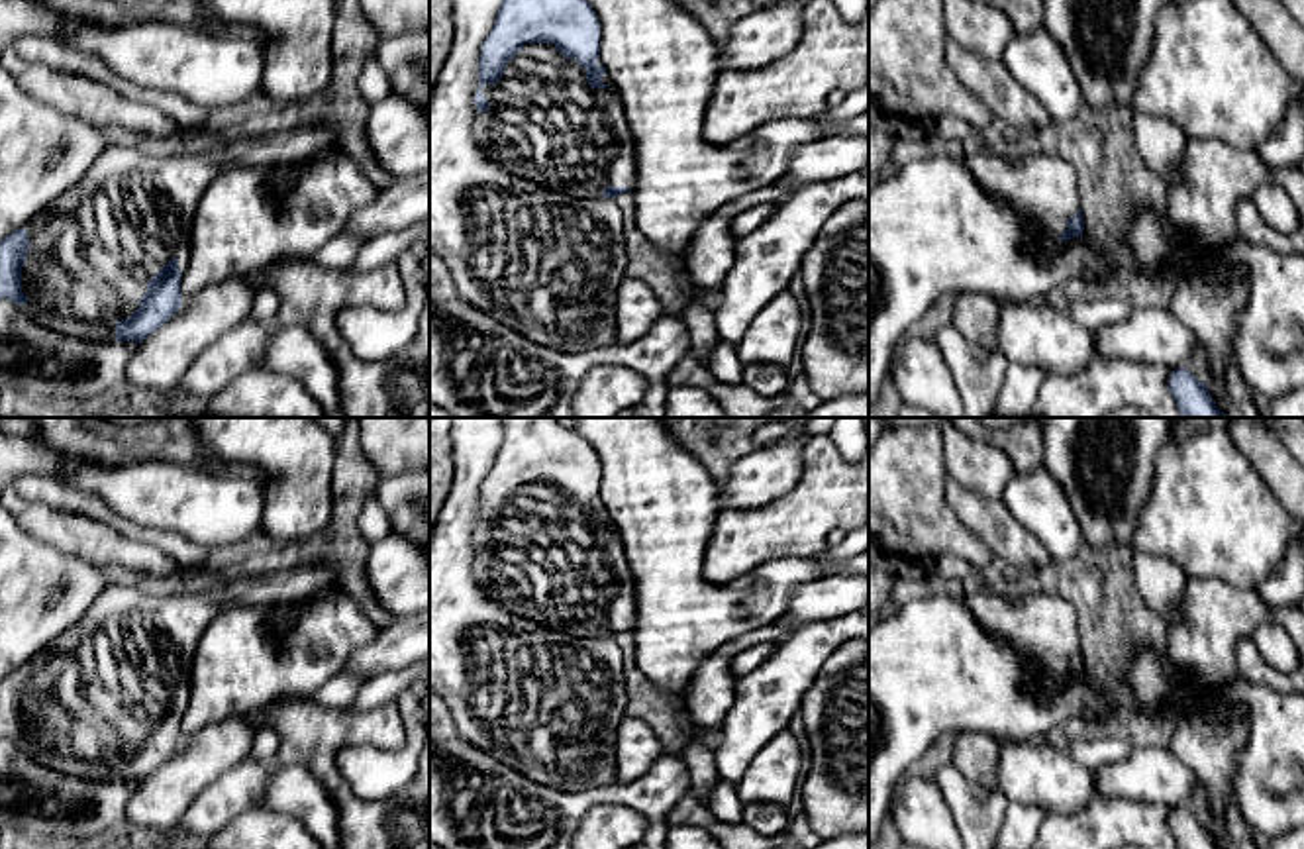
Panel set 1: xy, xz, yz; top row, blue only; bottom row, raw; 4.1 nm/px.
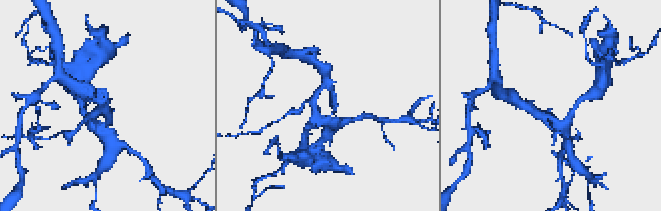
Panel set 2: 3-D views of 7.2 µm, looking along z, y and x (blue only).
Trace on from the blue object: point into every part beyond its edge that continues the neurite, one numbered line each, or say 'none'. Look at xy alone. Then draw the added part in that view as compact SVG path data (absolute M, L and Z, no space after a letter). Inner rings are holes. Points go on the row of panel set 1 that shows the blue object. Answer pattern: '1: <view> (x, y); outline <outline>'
1: xy (93, 251); outline M320 120L292 129L235 139L220 151L192 153L184 147L151 147L135 139L110 143L75 186L27 222L29 249L22 267L22 292L27 302L20 306L22 312L43 327L65 335L86 341L116 339L116 322L127 320L139 308L147 282L171 259L178 261L180 273L186 271L192 220L202 194L216 176L237 167L269 169L296 163L318 151L329 151L333 145L335 129Z

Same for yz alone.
1: yz (1042, 187); outline M1022 151L1008 157L992 153L961 155L977 184L1016 210L1035 235L1035 257L1053 265L1067 247L1059 235L1080 208L1077 169L1057 151Z

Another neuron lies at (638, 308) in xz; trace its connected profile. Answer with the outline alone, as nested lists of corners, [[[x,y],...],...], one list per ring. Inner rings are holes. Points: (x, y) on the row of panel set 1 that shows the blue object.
[[[626,276],[618,288],[618,343],[629,345],[643,339],[661,316],[661,302],[649,284]]]

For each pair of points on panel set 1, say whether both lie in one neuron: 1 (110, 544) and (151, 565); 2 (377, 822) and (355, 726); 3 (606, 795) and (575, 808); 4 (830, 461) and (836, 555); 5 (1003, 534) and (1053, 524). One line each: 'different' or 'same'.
1: same
2: same
3: same
4: different
5: different

